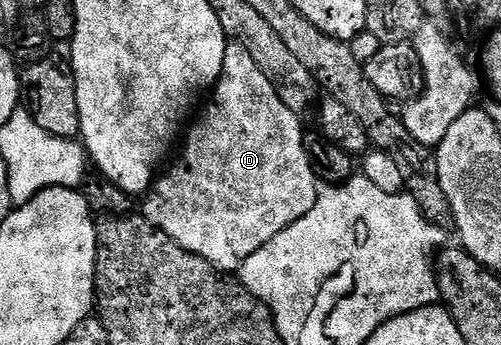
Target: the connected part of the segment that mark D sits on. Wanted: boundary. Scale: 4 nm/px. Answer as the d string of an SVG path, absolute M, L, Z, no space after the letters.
M227 43L222 73L212 95L202 117L193 121L194 129L182 148L178 168L163 171L155 179L141 201L140 212L164 230L168 238L184 246L184 250L215 264L219 270L238 270L260 246L272 242L280 230L292 226L292 222L304 218L304 214L316 206L320 181L308 162L299 113L288 110L288 106L280 102L274 83L256 66L256 58L252 58L244 46Z

